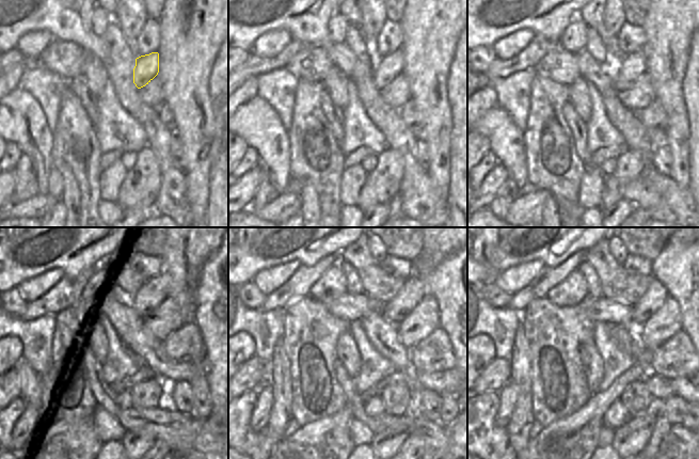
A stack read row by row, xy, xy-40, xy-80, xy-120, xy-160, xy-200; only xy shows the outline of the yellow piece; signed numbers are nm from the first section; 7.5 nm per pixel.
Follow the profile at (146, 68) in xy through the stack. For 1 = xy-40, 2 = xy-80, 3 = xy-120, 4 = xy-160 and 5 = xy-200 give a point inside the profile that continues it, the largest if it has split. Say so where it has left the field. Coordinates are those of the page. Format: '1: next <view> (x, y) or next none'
1: next xy-40 (387, 67)
2: next xy-80 (626, 67)
3: next xy-120 (155, 291)
4: next xy-160 (413, 290)
5: next xy-200 (655, 295)

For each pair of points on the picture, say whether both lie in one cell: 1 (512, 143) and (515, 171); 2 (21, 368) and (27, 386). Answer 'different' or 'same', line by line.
1: same
2: same

